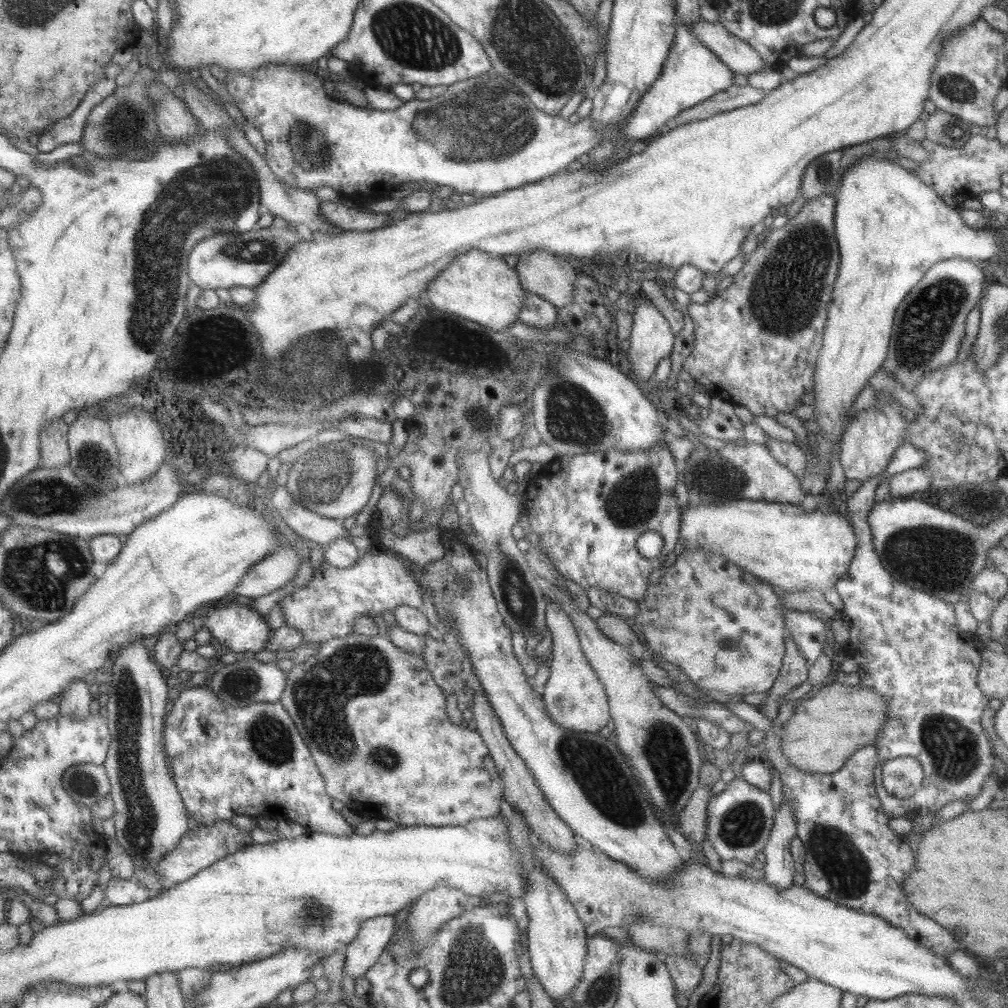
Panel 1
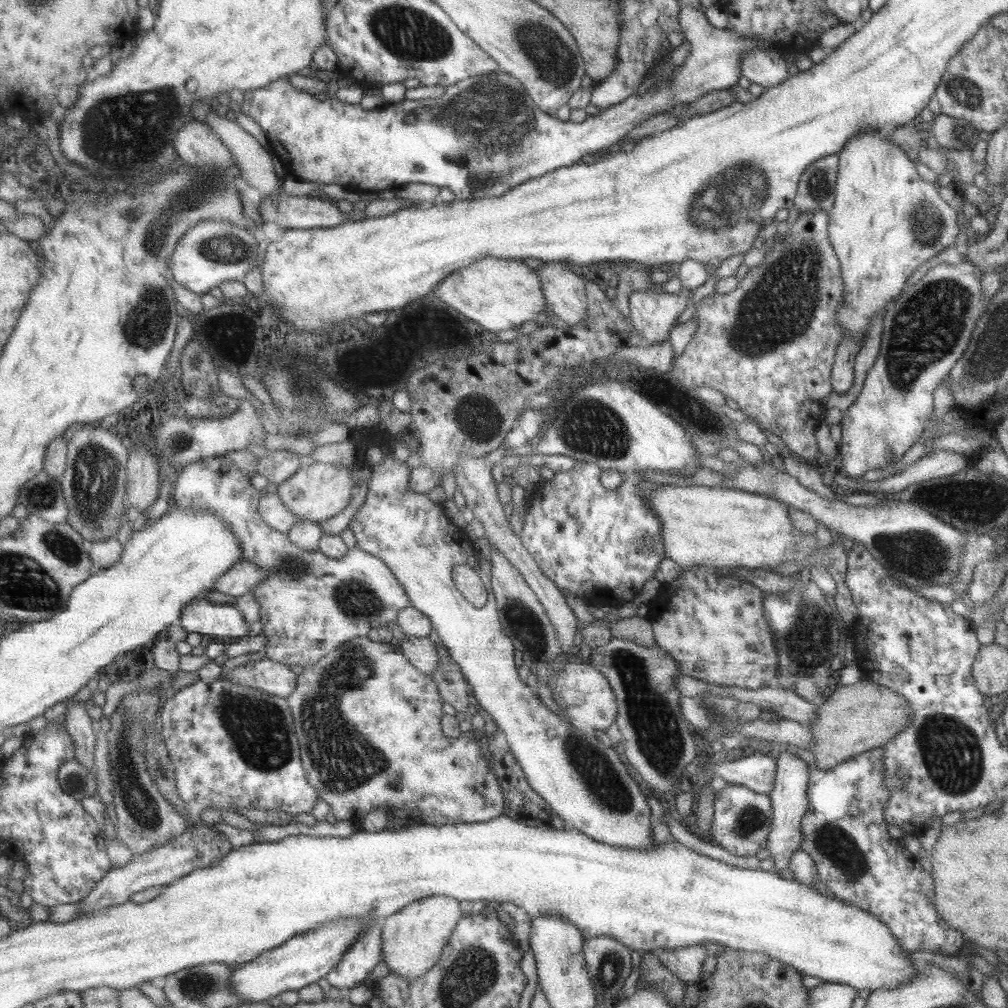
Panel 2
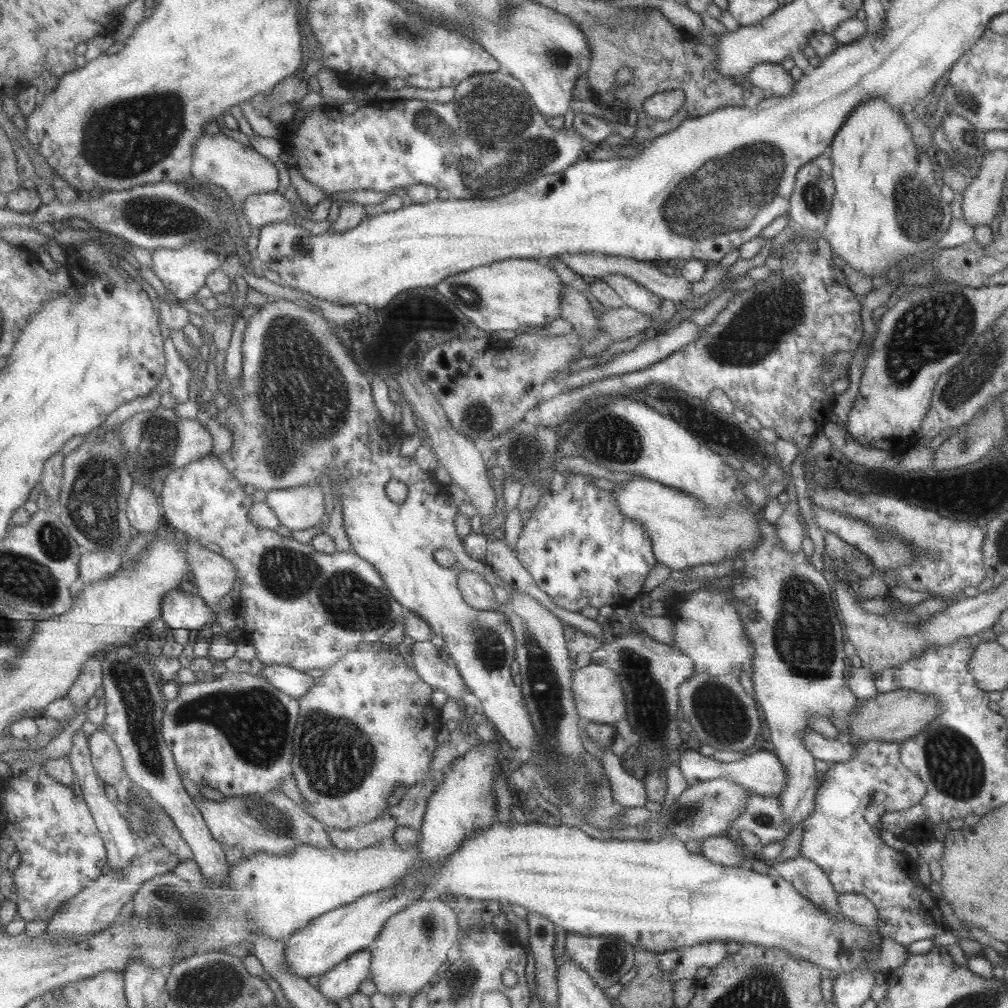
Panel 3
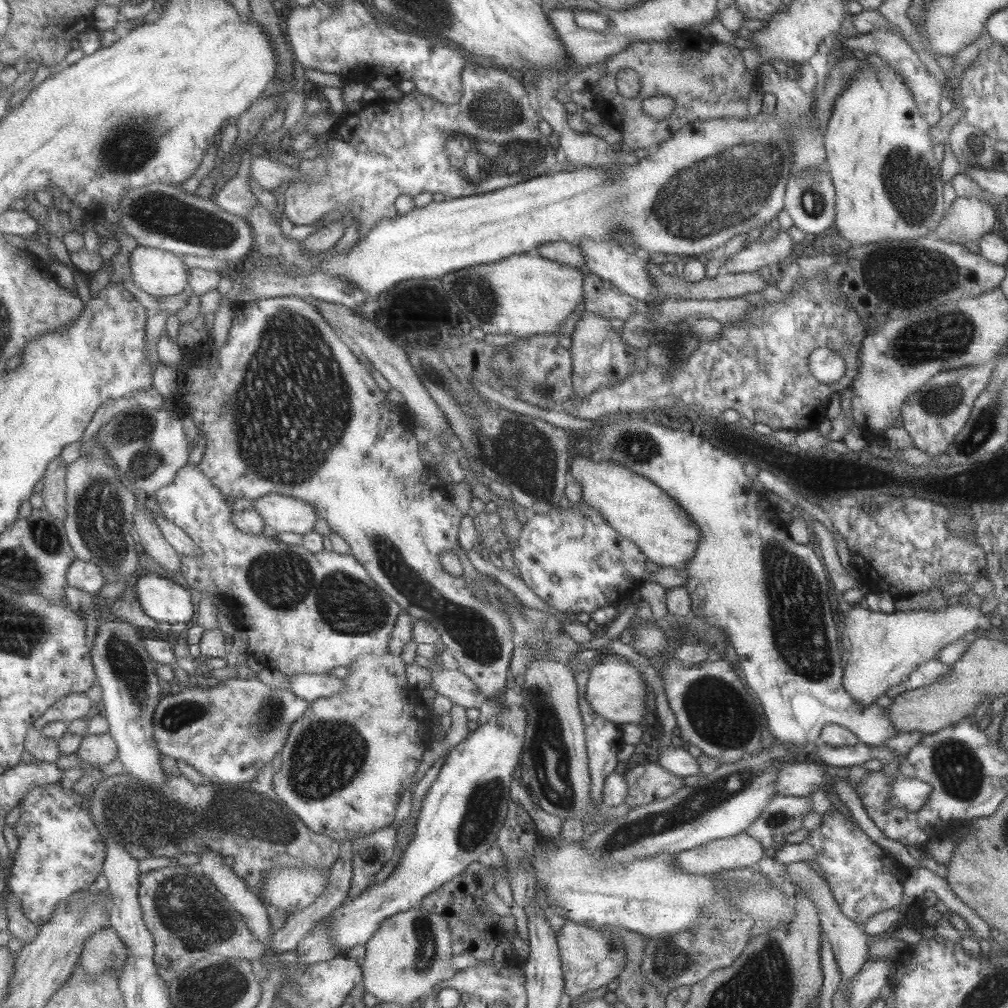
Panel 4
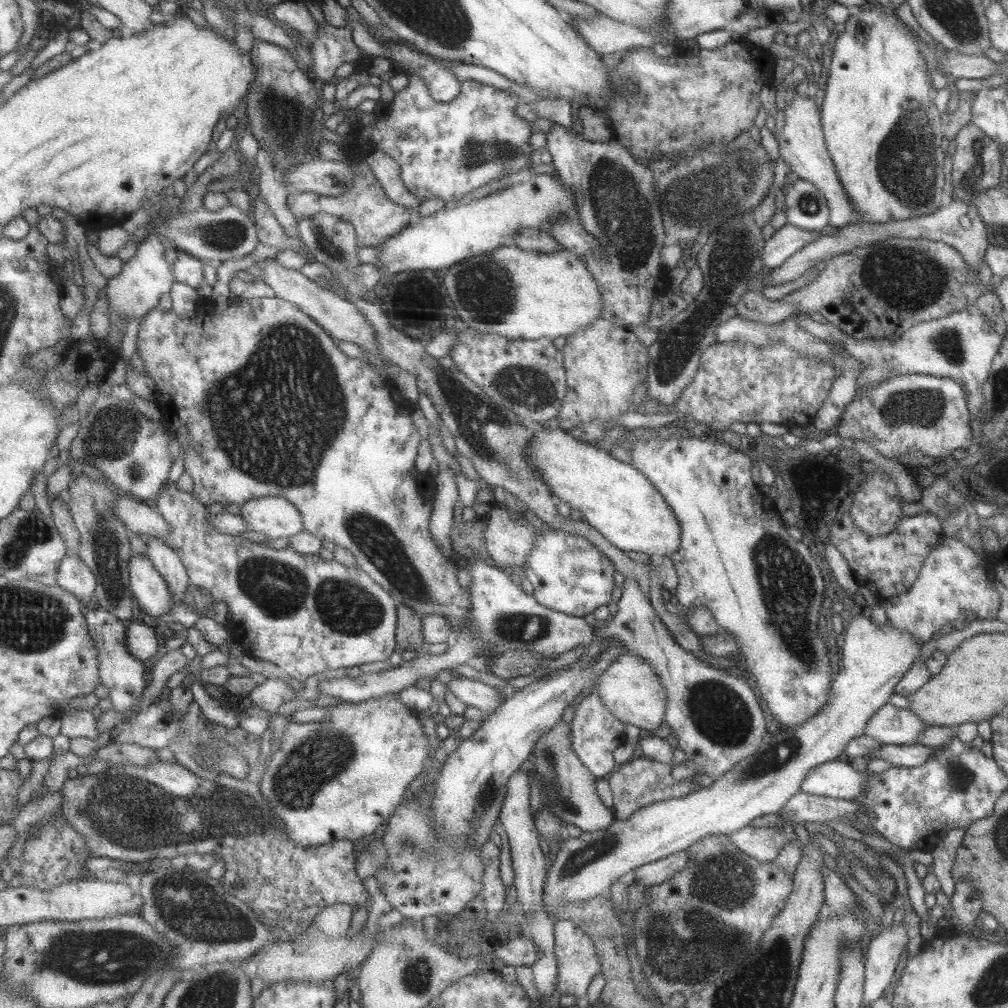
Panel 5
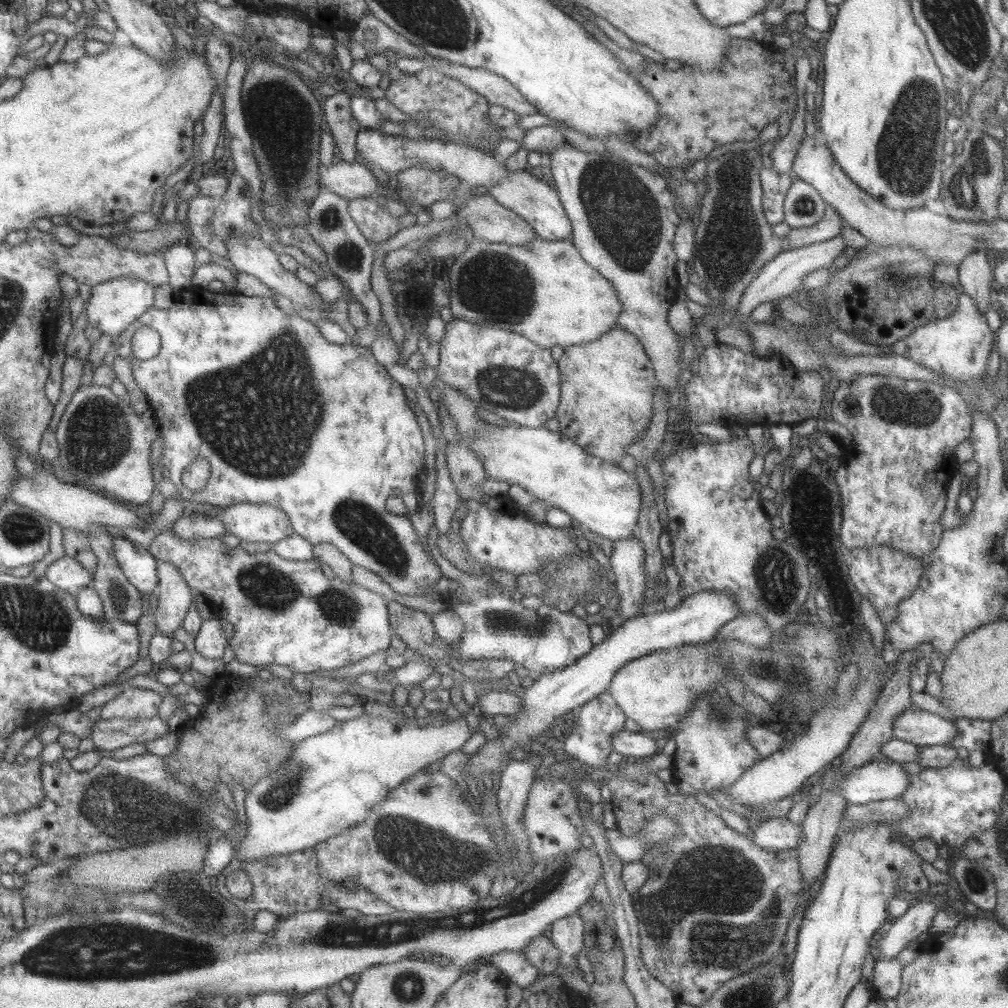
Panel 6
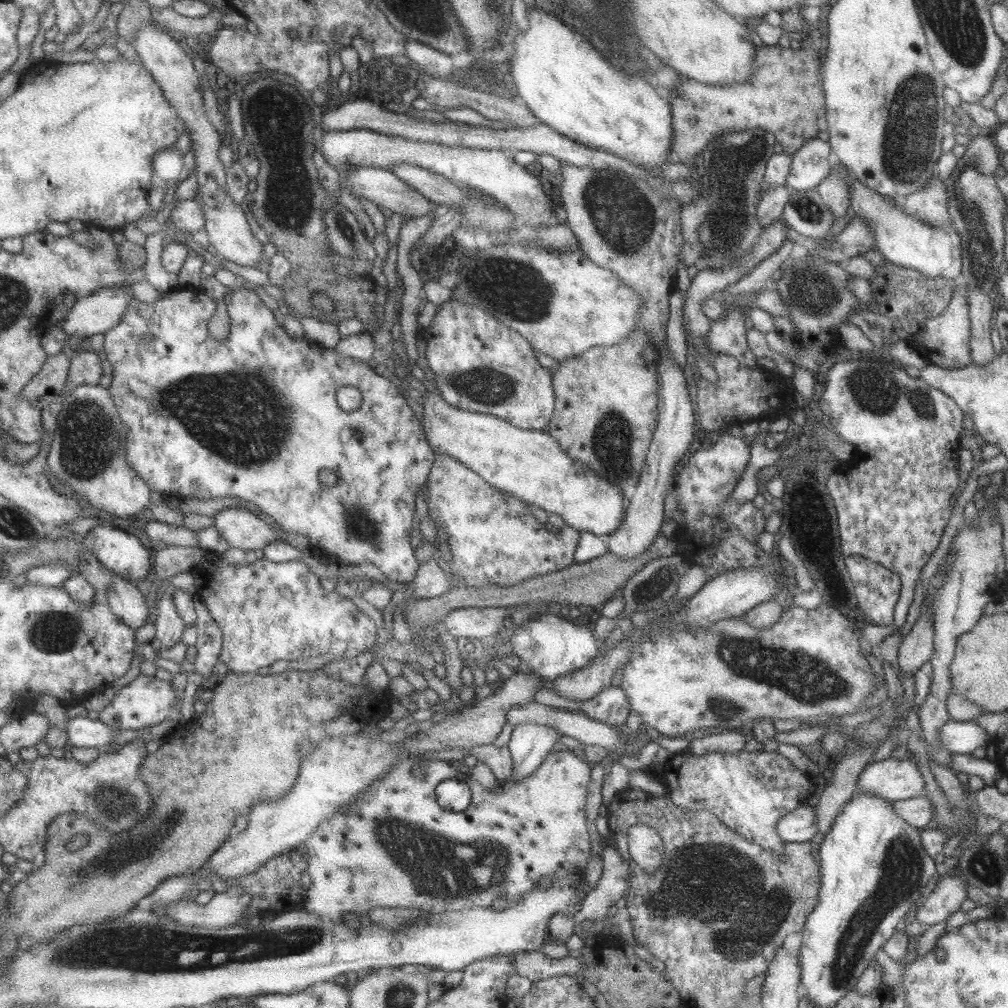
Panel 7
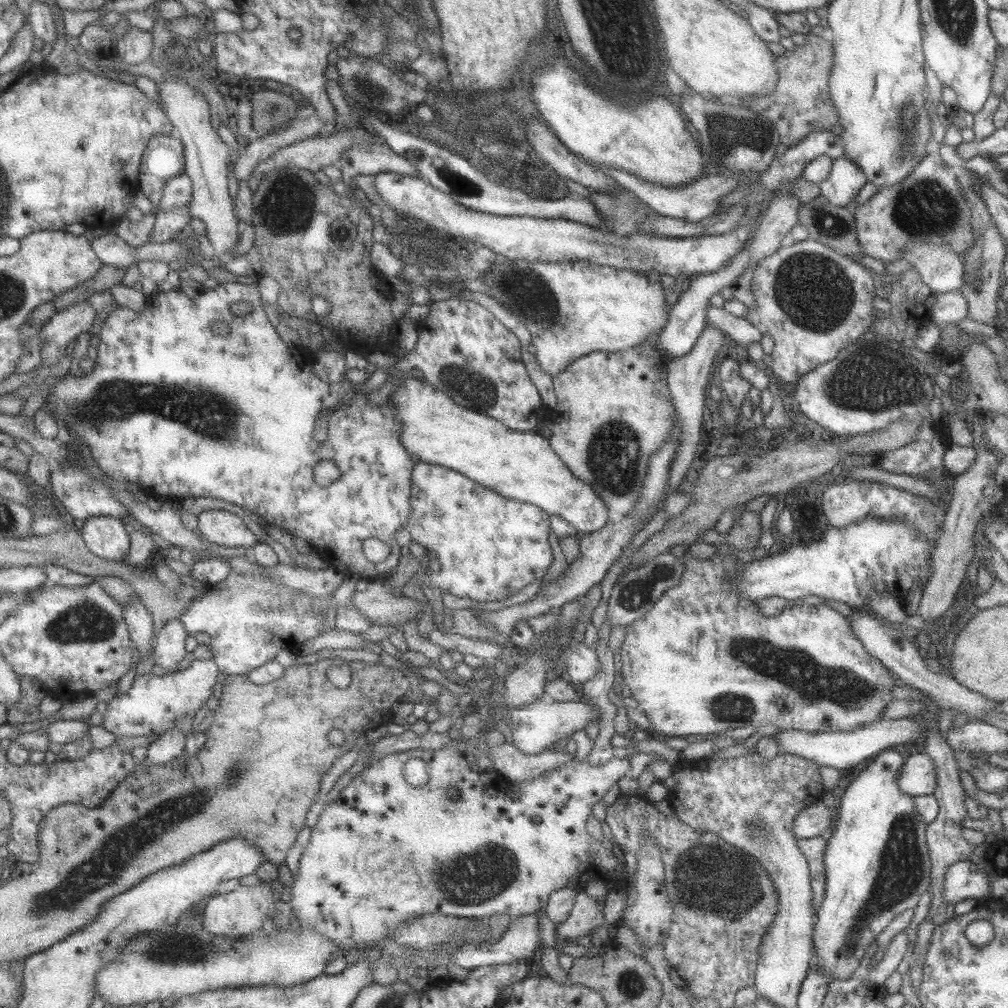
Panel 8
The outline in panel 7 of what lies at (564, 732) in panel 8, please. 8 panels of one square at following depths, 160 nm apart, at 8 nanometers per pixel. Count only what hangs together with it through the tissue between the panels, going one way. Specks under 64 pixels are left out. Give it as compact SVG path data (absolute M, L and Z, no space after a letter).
M516 724L506 744L512 758L512 775L507 782L511 784L531 774L552 750L559 747L561 735L548 724Z

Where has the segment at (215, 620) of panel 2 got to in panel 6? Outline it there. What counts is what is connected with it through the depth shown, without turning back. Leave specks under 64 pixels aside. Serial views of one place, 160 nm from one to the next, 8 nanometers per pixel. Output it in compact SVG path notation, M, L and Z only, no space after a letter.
M126 537L115 538L115 557L127 578L143 593L156 599L160 578L159 560L150 550L131 542Z

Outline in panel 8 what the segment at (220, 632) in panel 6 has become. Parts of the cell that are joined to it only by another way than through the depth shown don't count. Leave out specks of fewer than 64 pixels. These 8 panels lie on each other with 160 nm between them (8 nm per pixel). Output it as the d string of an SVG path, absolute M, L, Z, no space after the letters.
M195 659L187 669L158 675L153 672L139 675L133 687L116 696L103 713L102 725L117 736L154 736L175 728L183 716L195 715L209 702L219 678L219 665L213 659Z

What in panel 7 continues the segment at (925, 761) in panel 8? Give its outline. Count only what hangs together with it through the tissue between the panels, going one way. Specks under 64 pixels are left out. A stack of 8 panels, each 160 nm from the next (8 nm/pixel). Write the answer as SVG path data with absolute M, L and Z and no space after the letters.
M899 755L865 766L857 790L888 801L923 797L923 778L915 762Z

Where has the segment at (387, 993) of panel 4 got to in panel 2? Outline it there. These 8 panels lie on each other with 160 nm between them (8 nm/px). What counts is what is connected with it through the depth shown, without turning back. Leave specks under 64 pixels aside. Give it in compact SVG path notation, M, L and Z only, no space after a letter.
M445 895L421 898L403 911L386 918L383 927L383 955L388 972L401 978L422 977L439 960L455 925L463 918L458 900Z

